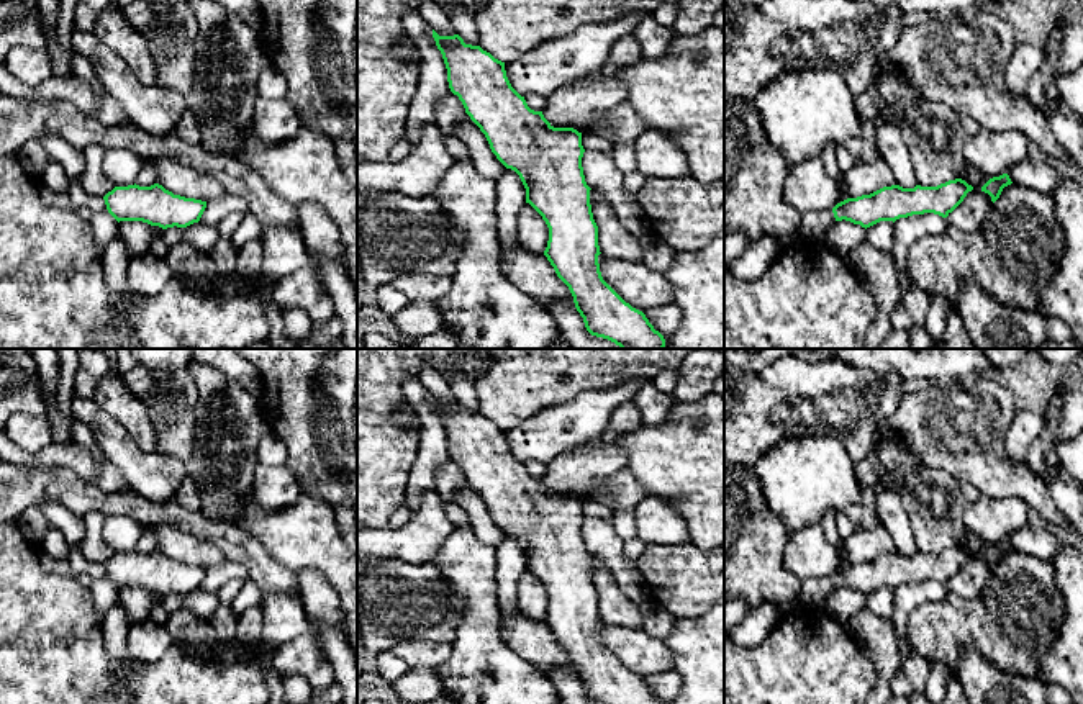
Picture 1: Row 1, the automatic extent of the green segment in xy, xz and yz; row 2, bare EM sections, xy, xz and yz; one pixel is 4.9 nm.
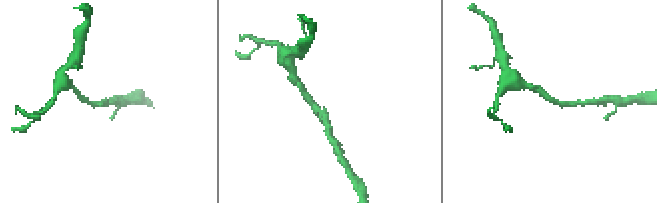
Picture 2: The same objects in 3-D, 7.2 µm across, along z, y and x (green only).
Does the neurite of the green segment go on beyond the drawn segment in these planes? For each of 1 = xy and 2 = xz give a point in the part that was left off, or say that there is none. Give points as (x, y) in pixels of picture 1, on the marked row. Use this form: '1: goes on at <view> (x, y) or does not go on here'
1: does not go on here
2: does not go on here

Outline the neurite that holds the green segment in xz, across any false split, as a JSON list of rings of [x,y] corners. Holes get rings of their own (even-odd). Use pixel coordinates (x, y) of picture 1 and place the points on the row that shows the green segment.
[[[433,29],[433,38],[437,49],[442,54],[449,88],[462,102],[465,113],[485,134],[492,152],[506,167],[514,170],[524,188],[526,203],[529,203],[546,221],[549,228],[549,241],[544,255],[554,267],[557,277],[569,287],[573,303],[585,327],[591,336],[608,339],[621,349],[664,349],[664,336],[654,329],[646,314],[629,303],[626,303],[601,277],[598,255],[598,226],[593,219],[590,205],[590,187],[585,182],[582,157],[582,133],[573,128],[554,128],[542,115],[528,106],[524,97],[521,97],[510,83],[505,70],[505,62],[495,59],[490,52],[480,46],[465,44],[459,34],[439,36]]]

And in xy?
[[[159,183],[115,187],[103,200],[118,223],[143,221],[162,229],[198,223],[206,208],[206,201],[174,195]]]

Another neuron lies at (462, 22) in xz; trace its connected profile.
[[[452,7],[447,11],[451,25],[465,44],[480,46],[478,29],[474,15],[464,7]]]

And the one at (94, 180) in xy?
[[[87,146],[82,151],[84,156],[84,172],[79,178],[80,187],[93,195],[103,198],[116,185],[105,175],[102,162],[105,149],[100,146]]]

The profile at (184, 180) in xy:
[[[143,157],[144,164],[152,162],[157,172],[156,183],[174,195],[202,201],[215,200],[226,193],[223,185],[211,175],[184,165],[170,157]]]

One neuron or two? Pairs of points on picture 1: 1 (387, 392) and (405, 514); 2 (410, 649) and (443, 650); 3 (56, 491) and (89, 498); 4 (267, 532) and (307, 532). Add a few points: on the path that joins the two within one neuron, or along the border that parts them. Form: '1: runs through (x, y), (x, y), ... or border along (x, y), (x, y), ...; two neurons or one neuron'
1: border along (403, 501), (385, 526); two neurons
2: runs through (418, 650), (435, 650); one neuron
3: runs through (64, 491), (81, 498); one neuron
4: runs through (277, 532), (297, 532); one neuron

